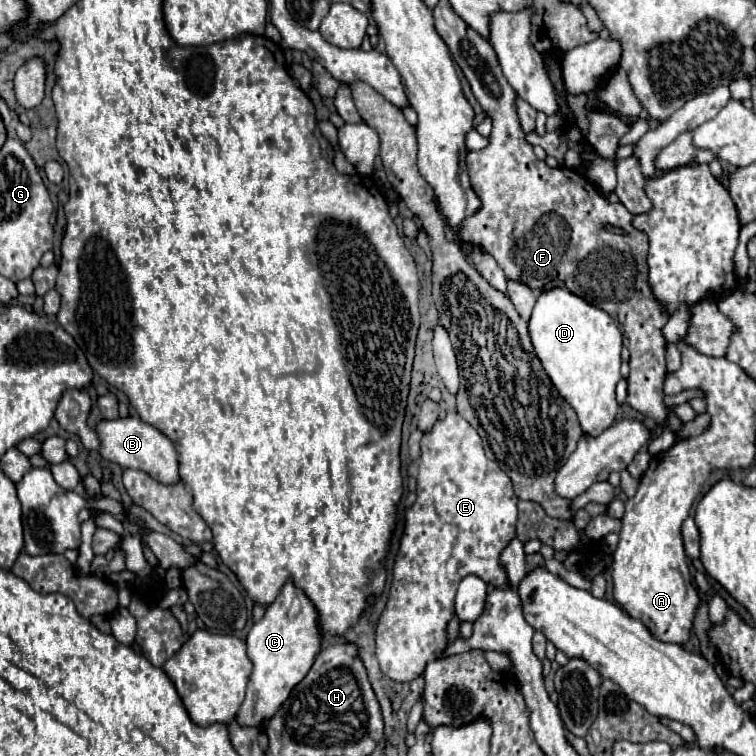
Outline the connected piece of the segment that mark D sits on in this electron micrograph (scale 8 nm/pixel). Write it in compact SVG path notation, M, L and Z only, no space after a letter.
M552 288L538 296L528 328L544 372L576 412L582 430L590 436L598 436L604 428L610 428L620 408L614 390L620 382L622 332L614 320L566 288Z

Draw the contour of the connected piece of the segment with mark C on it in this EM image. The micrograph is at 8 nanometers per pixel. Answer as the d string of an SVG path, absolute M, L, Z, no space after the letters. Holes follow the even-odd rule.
M286 582L278 598L266 608L264 618L252 626L246 646L254 670L246 688L246 698L236 716L240 724L260 726L264 718L274 716L276 708L280 708L280 704L290 696L292 688L308 674L322 646L322 630L318 626L318 618L318 610L310 602L310 598L292 582ZM296 598L300 600L300 610L294 614L292 602Z

